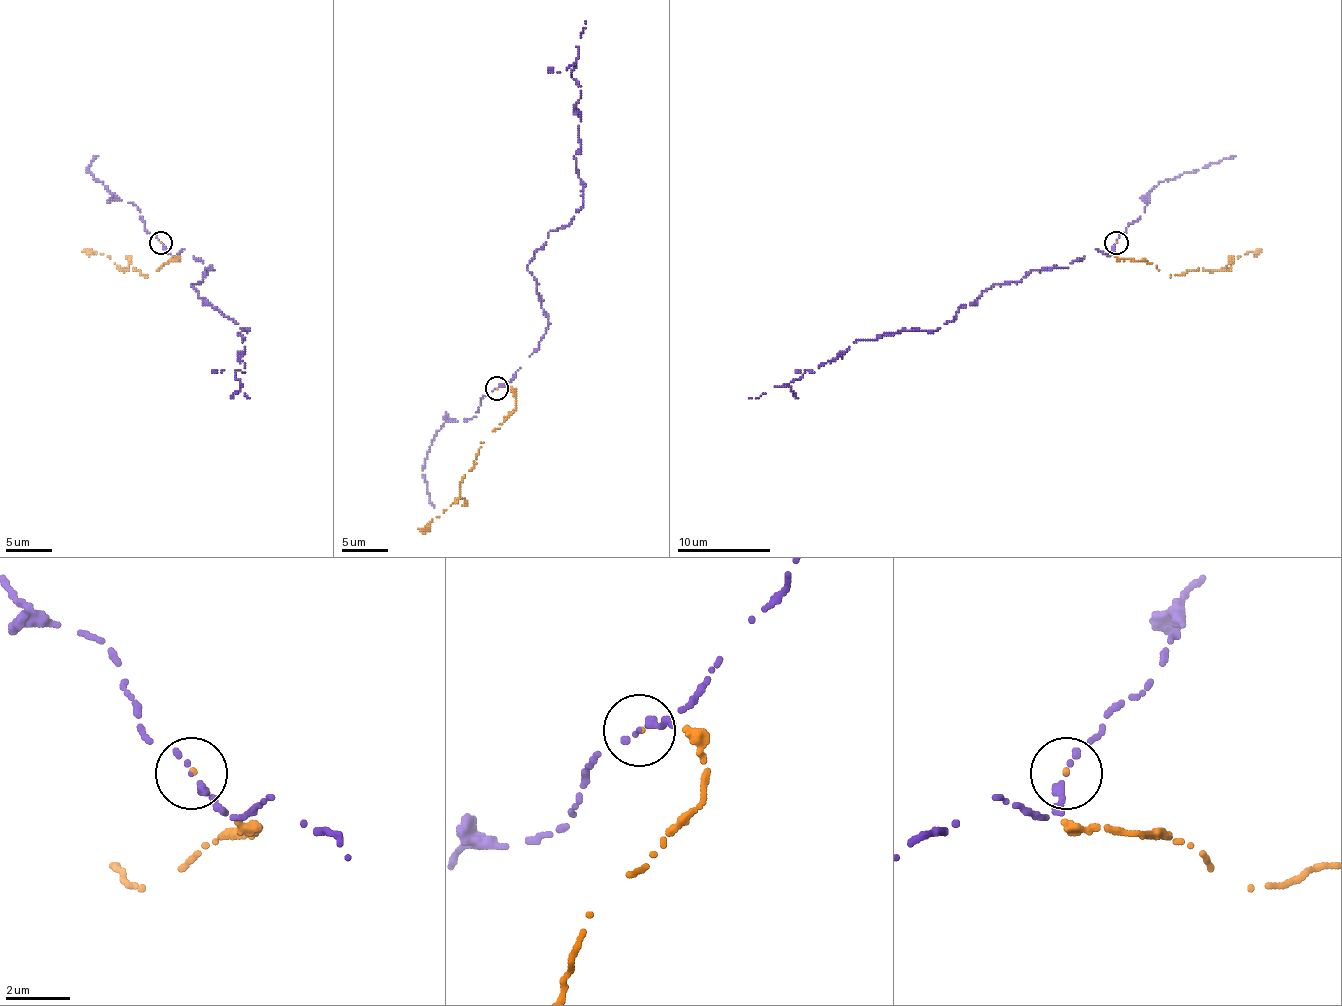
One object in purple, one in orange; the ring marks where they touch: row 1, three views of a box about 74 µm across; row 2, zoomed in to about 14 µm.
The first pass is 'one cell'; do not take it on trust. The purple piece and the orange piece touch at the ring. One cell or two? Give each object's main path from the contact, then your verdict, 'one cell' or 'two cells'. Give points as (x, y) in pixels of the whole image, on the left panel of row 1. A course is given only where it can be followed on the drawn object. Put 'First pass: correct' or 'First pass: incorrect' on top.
First pass: incorrect
course purple (161, 242), (212, 268), (191, 284), (247, 330), (235, 377), (249, 398); course orange (161, 242), (179, 261), (163, 263), (147, 275), (128, 268), (121, 270), (107, 256), (86, 249); two cells

